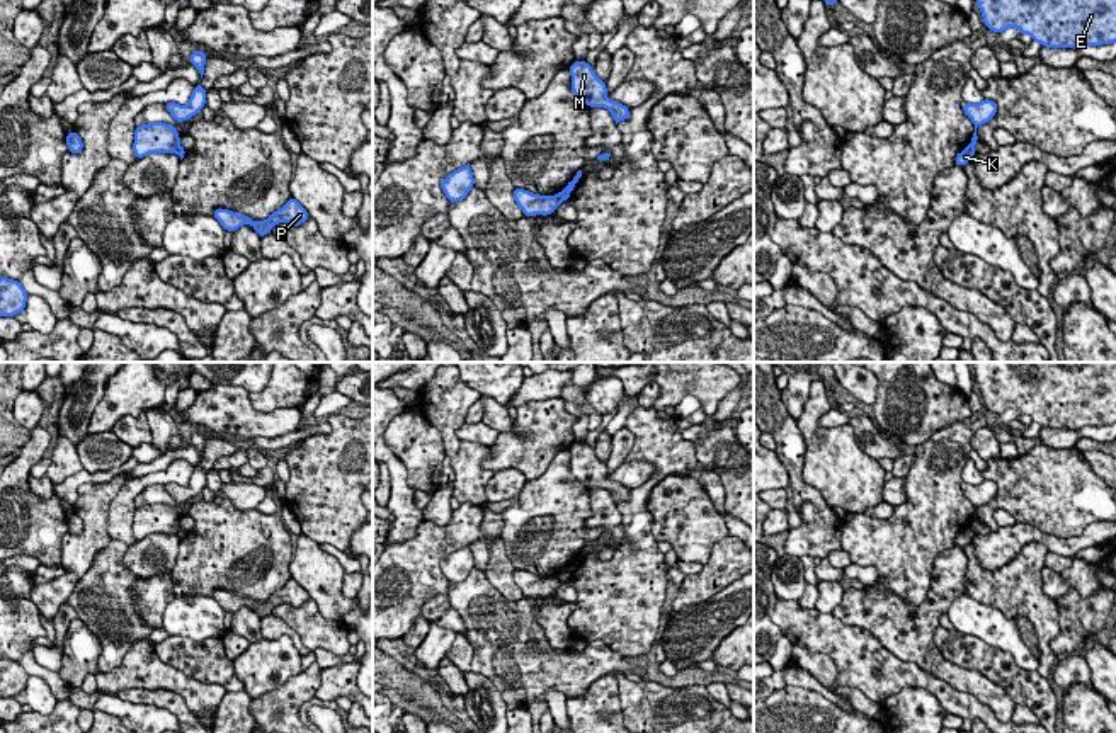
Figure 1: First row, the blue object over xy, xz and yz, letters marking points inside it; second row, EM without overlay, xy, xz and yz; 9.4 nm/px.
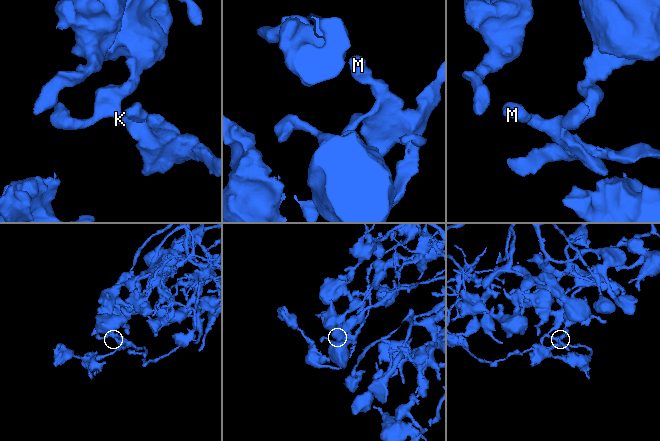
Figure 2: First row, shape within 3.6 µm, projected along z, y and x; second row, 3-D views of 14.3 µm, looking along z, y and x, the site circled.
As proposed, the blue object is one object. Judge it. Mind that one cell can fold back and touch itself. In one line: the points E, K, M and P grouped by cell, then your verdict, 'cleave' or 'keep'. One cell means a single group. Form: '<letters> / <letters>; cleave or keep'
E / K M P; cleave

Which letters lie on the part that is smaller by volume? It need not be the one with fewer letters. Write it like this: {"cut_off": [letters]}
{"cut_off": ["K", "M", "P"]}

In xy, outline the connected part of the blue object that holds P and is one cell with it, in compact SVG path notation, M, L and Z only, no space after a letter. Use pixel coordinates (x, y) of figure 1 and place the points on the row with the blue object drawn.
M289 197L288 202L272 213L265 221L253 221L250 216L238 214L223 207L216 207L213 216L221 223L225 231L236 231L240 226L250 223L260 238L269 235L279 223L299 226L310 218L308 211L294 197Z

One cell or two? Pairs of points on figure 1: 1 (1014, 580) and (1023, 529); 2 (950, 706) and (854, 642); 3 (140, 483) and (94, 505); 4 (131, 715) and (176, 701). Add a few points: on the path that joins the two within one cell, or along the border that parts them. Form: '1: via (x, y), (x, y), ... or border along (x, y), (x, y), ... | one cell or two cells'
1: border along (1048, 548), (1028, 541), (992, 570), (980, 563) | two cells
2: via (929, 682), (909, 674), (895, 674), (880, 660) | one cell
3: border along (133, 477), (111, 502), (108, 534) | two cells
4: border along (116, 696), (126, 701), (162, 706), (174, 715) | two cells

